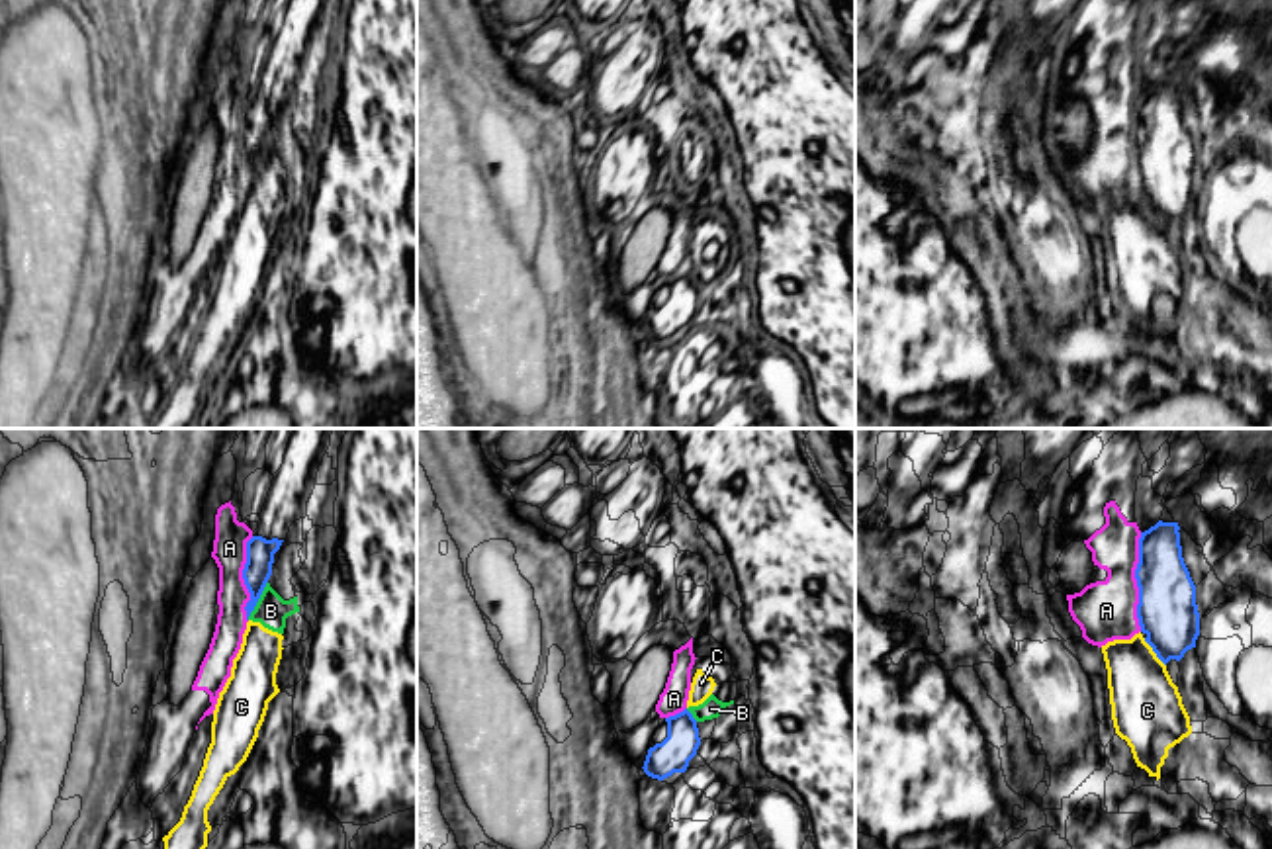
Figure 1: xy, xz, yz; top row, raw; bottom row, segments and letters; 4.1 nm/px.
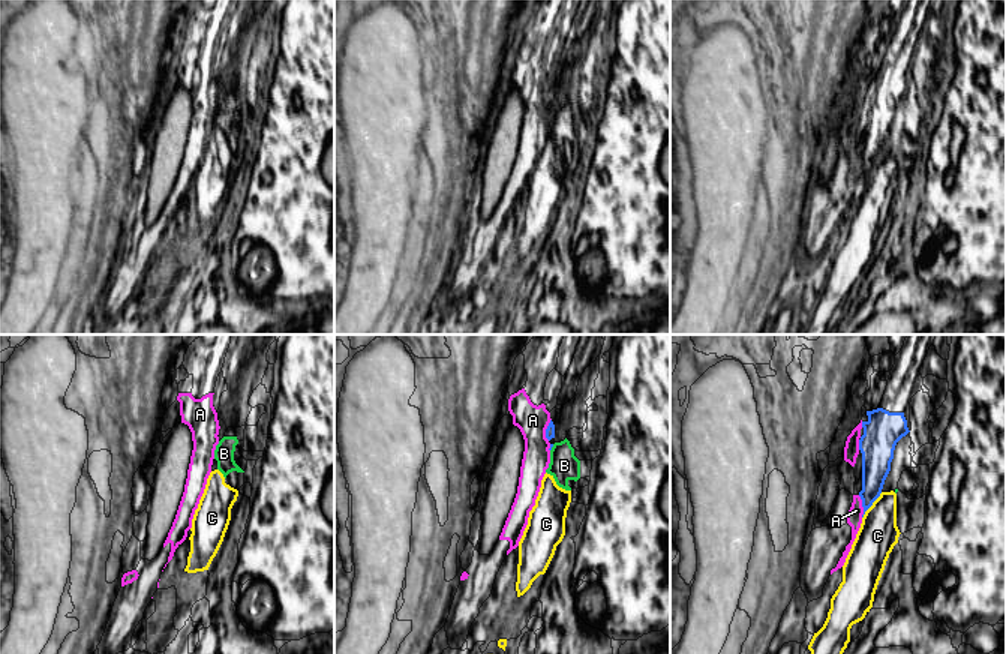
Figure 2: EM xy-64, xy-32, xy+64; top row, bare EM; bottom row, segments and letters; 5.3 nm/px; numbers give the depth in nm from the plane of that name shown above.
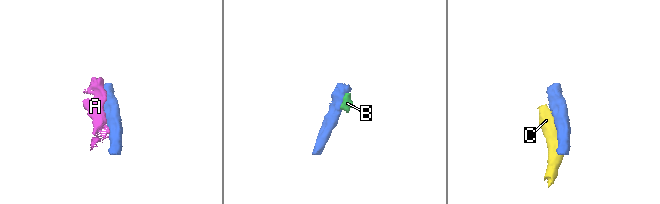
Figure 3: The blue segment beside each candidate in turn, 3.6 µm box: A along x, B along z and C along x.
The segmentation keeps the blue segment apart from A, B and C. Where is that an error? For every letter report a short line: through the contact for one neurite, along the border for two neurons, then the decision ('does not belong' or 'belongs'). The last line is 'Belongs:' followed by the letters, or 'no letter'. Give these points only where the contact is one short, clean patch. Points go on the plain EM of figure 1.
A: does not belong
B: xy (267, 143), (247, 180) | does not belong
C: does not belong
Belongs: no letter

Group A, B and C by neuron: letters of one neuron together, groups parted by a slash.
A / B C

